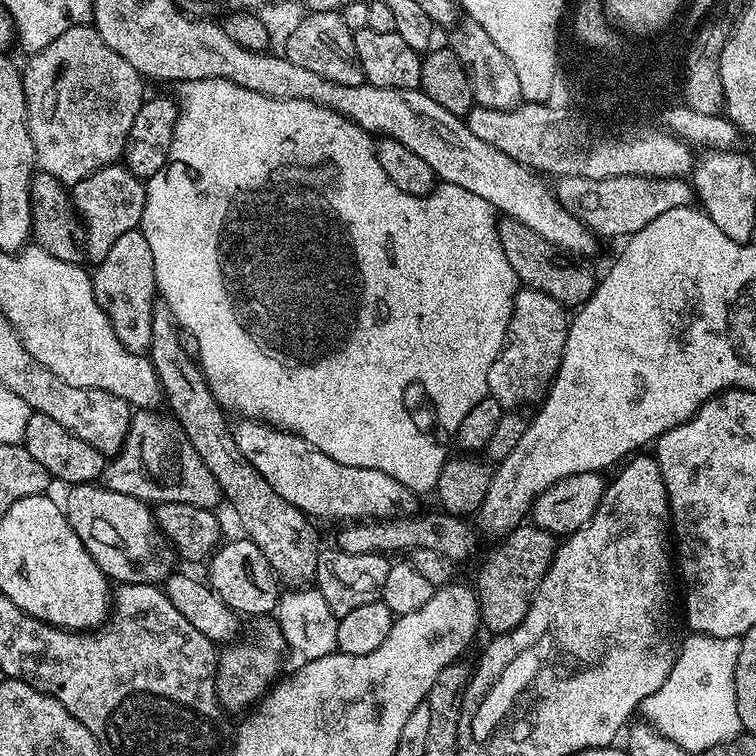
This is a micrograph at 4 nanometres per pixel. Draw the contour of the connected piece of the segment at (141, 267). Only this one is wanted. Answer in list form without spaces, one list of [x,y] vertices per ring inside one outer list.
[[[127,232],[110,246],[110,254],[95,265],[96,272],[91,273],[92,293],[102,306],[118,342],[131,352],[147,353],[150,346],[150,324],[152,307],[158,303],[156,279],[154,278],[154,254],[150,254],[150,242],[146,242],[143,232]]]

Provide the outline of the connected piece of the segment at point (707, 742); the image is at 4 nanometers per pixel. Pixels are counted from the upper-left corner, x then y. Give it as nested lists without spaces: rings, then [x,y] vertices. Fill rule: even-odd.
[[[689,635],[689,640],[679,645],[676,653],[676,661],[662,686],[650,694],[641,702],[638,709],[639,715],[652,725],[660,734],[678,746],[684,747],[693,754],[702,754],[710,746],[718,746],[718,742],[732,740],[740,735],[742,725],[738,718],[738,706],[736,705],[736,687],[734,686],[734,674],[738,662],[739,639],[714,638],[713,636]]]

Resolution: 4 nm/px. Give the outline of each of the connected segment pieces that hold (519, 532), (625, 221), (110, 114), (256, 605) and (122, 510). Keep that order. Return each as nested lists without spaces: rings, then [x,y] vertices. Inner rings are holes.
[[[517,526],[507,533],[488,552],[488,557],[476,572],[474,587],[480,603],[480,622],[489,628],[492,636],[500,636],[516,628],[526,618],[526,610],[532,601],[532,594],[540,585],[548,565],[558,547],[557,537],[535,526]]]
[[[561,176],[554,191],[562,206],[577,216],[597,237],[633,236],[659,215],[669,210],[689,207],[695,199],[695,189],[683,177],[619,176],[618,178],[578,178]]]
[[[88,22],[75,24],[70,30],[66,30],[66,34],[58,34],[58,38],[54,38],[54,42],[50,42],[50,46],[46,46],[41,52],[31,53],[27,59],[28,65],[25,63],[22,68],[24,93],[26,94],[26,118],[28,119],[30,138],[34,142],[39,171],[54,174],[54,178],[58,178],[66,186],[71,186],[82,182],[82,178],[94,174],[102,166],[117,163],[123,157],[124,143],[130,134],[130,125],[134,123],[134,114],[138,114],[138,110],[143,106],[146,99],[146,91],[144,92],[145,77],[141,76],[138,70],[134,70],[134,66],[130,66],[130,62],[126,62],[126,58],[122,58],[122,54],[112,50],[102,40],[102,34],[98,34],[96,27]]]
[[[239,538],[240,540],[232,540],[221,543],[220,547],[212,553],[210,563],[207,565],[208,576],[207,583],[222,598],[222,602],[226,602],[226,606],[233,608],[241,617],[247,616],[264,616],[260,618],[268,618],[275,613],[276,603],[280,600],[282,594],[282,584],[278,579],[276,571],[270,566],[270,562],[266,562],[266,554],[262,554],[262,550],[258,550],[258,546],[254,546],[254,542],[247,538]]]
[[[77,484],[69,487],[68,501],[62,507],[74,534],[82,538],[82,546],[98,562],[98,566],[117,585],[163,585],[178,564],[172,541],[164,537],[158,526],[155,511],[143,500],[118,494],[114,490],[95,484]]]

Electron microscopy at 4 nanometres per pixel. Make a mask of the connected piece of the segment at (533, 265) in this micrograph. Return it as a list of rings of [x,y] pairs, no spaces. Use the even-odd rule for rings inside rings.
[[[511,218],[501,219],[494,231],[500,236],[502,252],[506,254],[508,264],[514,266],[514,274],[521,285],[538,290],[565,306],[579,306],[591,298],[598,283],[598,272],[588,265],[591,263],[585,257],[574,256],[554,246],[554,242],[546,242],[542,234],[534,234],[530,226]]]

